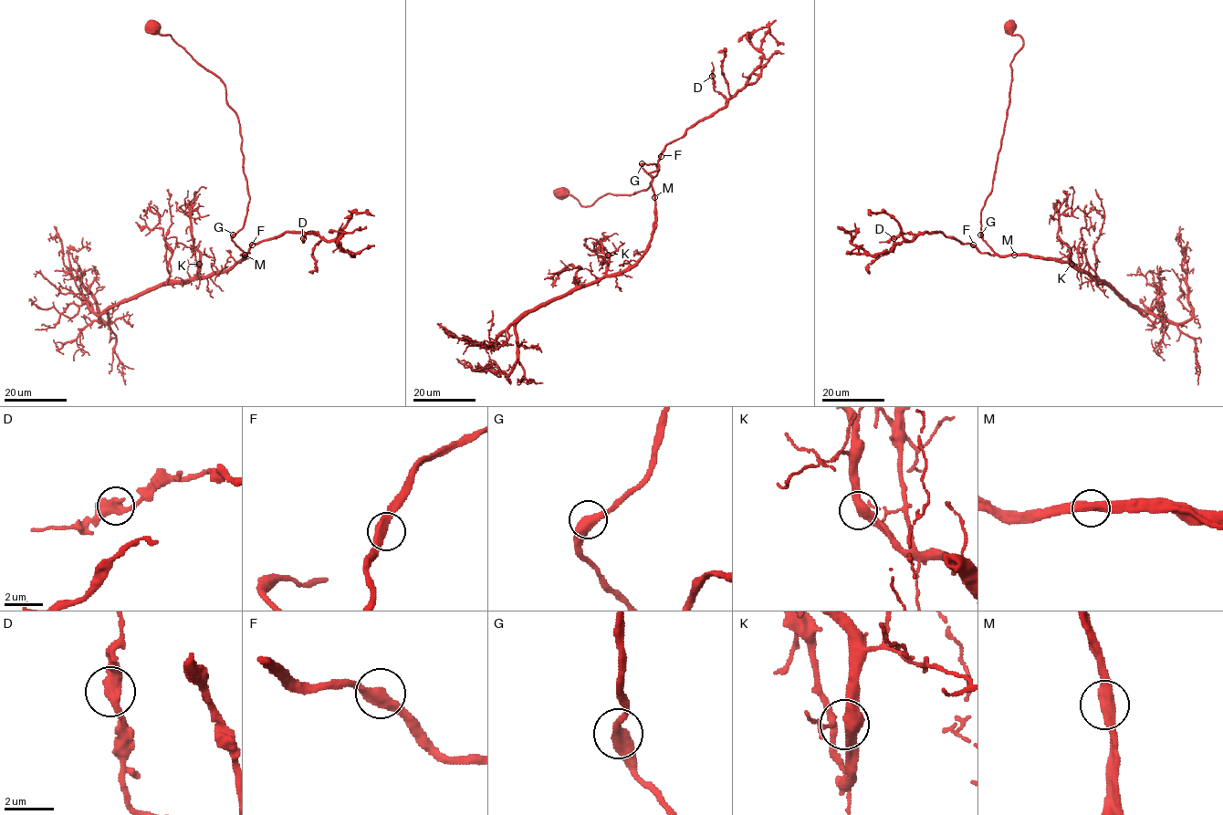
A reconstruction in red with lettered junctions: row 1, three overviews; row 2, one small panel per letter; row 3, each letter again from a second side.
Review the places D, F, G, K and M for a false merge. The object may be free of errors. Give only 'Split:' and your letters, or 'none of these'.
Split: none of these

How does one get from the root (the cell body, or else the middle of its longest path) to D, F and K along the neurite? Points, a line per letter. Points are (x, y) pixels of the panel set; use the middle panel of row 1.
D: (560, 193), (591, 206), (645, 190), (659, 169), (642, 165), (653, 178), (664, 147), (725, 105), (712, 76)
F: (560, 193), (591, 206), (607, 194), (645, 190), (659, 169), (655, 164), (642, 165), (653, 178), (661, 156)
K: (560, 193), (582, 206), (631, 195), (656, 165), (642, 165), (650, 246), (607, 275), (608, 255)

